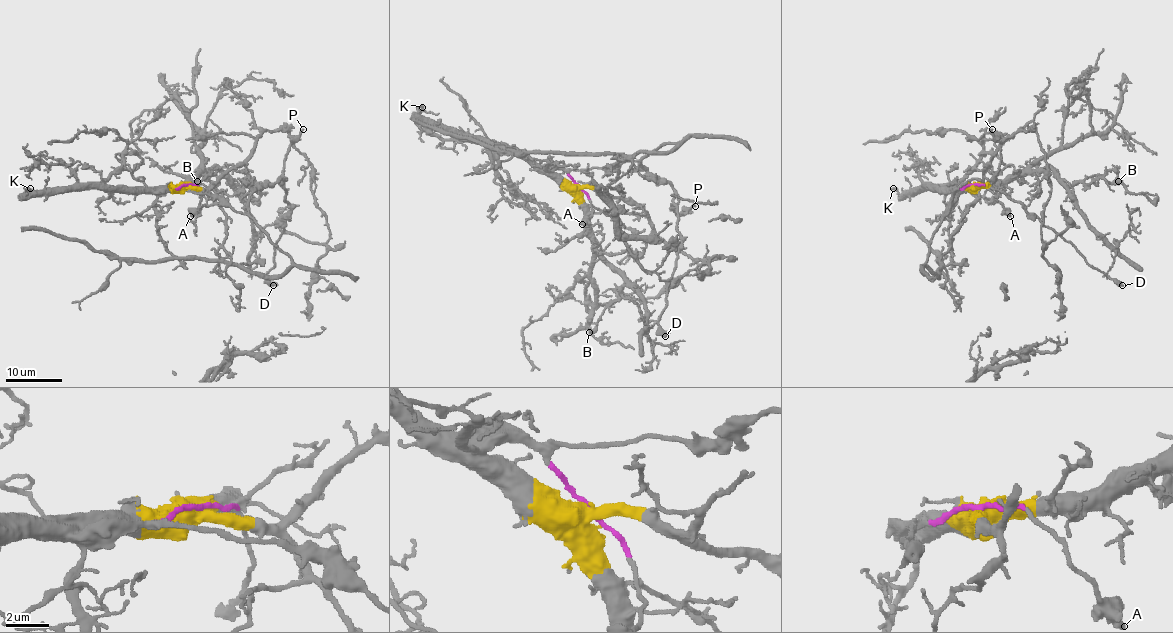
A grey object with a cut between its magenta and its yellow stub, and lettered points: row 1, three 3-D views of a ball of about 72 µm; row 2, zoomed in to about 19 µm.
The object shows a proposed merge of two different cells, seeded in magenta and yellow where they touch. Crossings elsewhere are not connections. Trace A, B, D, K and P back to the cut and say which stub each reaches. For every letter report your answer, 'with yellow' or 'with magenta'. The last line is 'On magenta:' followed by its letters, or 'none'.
A: with magenta
B: with yellow
D: with magenta
K: with yellow
P: with magenta
On magenta: A, D, P

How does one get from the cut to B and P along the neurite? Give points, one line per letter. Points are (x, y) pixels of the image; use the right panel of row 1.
B: (973, 185), (1012, 181), (1020, 175), (1048, 168), (1065, 184), (1073, 185), (1112, 170), (1118, 181)
P: (973, 185), (956, 189), (946, 213), (957, 189), (976, 178), (991, 182), (998, 170), (1001, 143), (992, 129)

